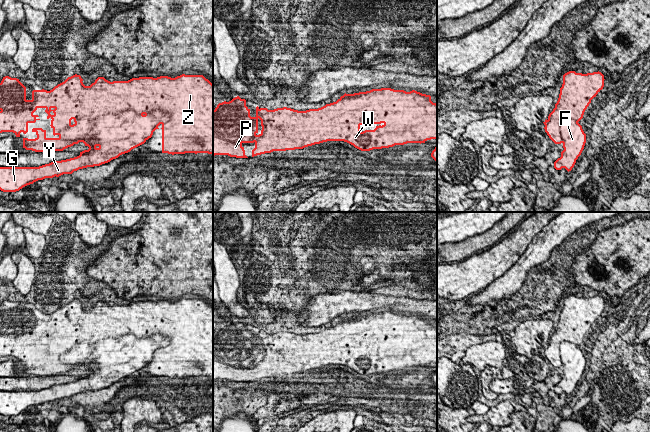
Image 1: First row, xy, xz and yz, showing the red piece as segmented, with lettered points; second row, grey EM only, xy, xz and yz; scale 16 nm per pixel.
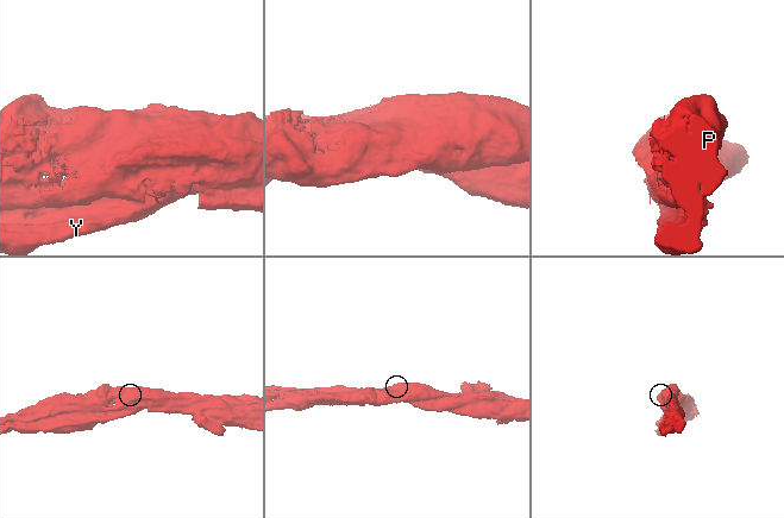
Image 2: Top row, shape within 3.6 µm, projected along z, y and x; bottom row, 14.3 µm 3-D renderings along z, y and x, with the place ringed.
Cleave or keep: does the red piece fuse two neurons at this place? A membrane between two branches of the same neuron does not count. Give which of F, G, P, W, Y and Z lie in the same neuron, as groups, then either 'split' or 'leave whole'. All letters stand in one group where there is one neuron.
groups F G Y / P W Z; split

